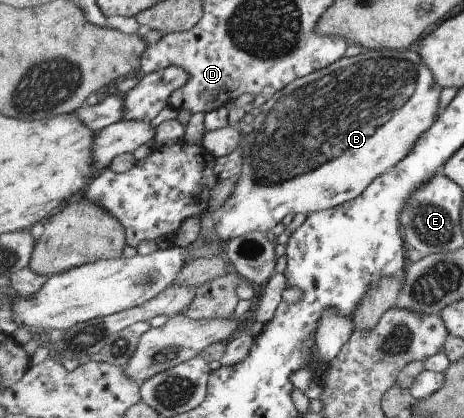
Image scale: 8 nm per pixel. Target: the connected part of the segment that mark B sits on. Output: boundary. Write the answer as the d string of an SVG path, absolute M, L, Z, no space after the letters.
M417 47L410 50L393 51L390 49L378 50L363 50L355 56L342 57L334 64L314 72L310 76L300 77L298 80L288 84L283 91L278 92L275 96L268 99L262 106L260 106L261 113L254 118L254 124L250 131L242 135L239 146L243 151L243 160L241 165L241 172L235 185L233 194L225 201L218 212L211 214L214 222L214 232L216 233L216 240L224 246L238 236L246 236L248 232L260 230L260 232L270 232L272 228L276 228L288 214L310 214L311 212L318 212L328 210L329 208L336 208L342 206L358 196L362 196L363 192L380 176L386 174L388 170L396 168L410 152L412 148L416 148L416 144L420 142L420 136L424 136L424 132L428 132L436 119L439 118L438 102L440 102L440 92L443 86L436 81L432 70L424 64L422 56Z

